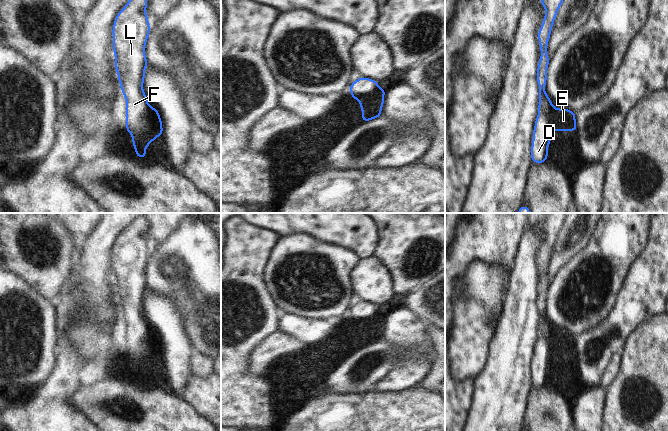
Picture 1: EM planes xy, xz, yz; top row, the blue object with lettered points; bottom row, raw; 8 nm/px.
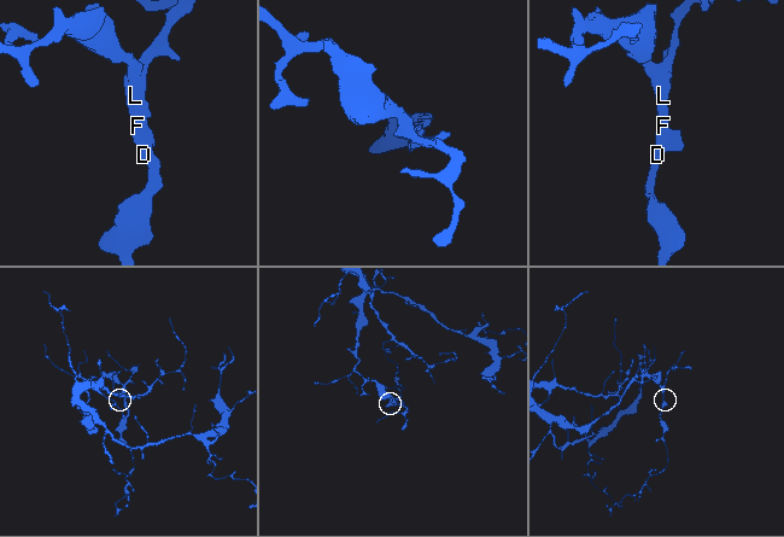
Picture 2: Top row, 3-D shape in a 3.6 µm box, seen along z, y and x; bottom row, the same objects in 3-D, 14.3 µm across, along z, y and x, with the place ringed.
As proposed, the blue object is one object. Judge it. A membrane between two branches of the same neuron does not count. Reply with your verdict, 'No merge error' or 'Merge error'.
Merge error

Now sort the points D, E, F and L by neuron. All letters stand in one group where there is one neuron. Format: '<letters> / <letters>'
D F L / E

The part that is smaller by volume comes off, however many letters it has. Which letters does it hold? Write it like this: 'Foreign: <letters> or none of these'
Foreign: E

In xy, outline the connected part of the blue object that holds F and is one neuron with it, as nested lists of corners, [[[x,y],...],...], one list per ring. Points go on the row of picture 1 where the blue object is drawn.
[[[129,0],[126,6],[118,12],[112,29],[115,70],[122,94],[126,99],[126,131],[132,135],[136,156],[143,159],[146,158],[146,147],[148,146],[144,140],[149,132],[146,112],[150,107],[143,89],[145,68],[149,65],[145,55],[145,45],[150,32],[146,14],[147,4],[148,0]]]

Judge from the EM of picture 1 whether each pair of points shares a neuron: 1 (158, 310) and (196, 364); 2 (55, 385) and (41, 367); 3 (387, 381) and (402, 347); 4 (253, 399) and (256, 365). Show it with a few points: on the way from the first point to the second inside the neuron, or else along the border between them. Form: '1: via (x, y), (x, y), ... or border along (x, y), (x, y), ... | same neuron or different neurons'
1: border along (194, 354), (190, 359), (190, 375) | different neurons
2: border along (57, 354), (54, 368), (41, 386) | different neurons
3: via (396, 373), (402, 367), (402, 356) | same neuron
4: border along (250, 352), (250, 371), (262, 377) | different neurons

